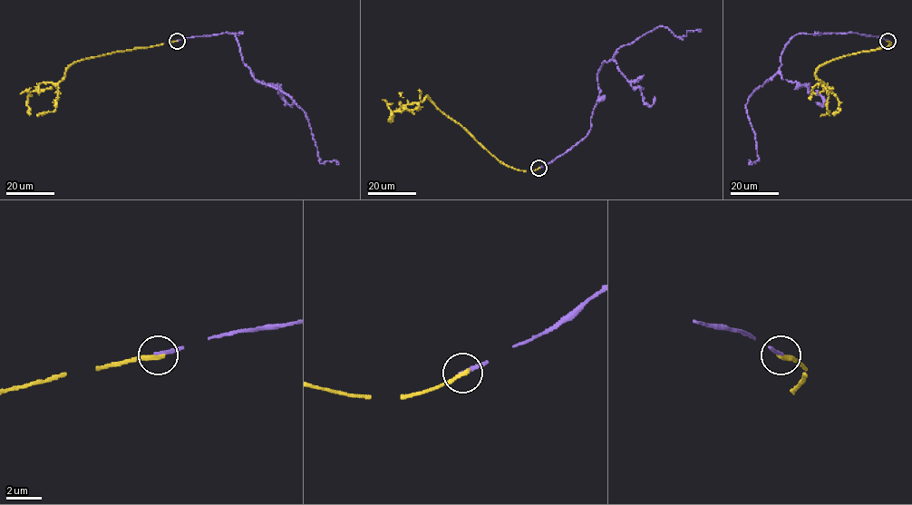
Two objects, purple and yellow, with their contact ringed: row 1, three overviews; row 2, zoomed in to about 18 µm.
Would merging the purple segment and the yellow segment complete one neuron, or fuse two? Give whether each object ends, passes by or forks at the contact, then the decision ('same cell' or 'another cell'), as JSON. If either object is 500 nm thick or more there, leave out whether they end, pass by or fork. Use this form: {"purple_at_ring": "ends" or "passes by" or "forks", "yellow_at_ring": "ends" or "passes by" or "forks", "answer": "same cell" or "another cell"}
{"purple_at_ring": "ends", "yellow_at_ring": "ends", "answer": "another cell"}

